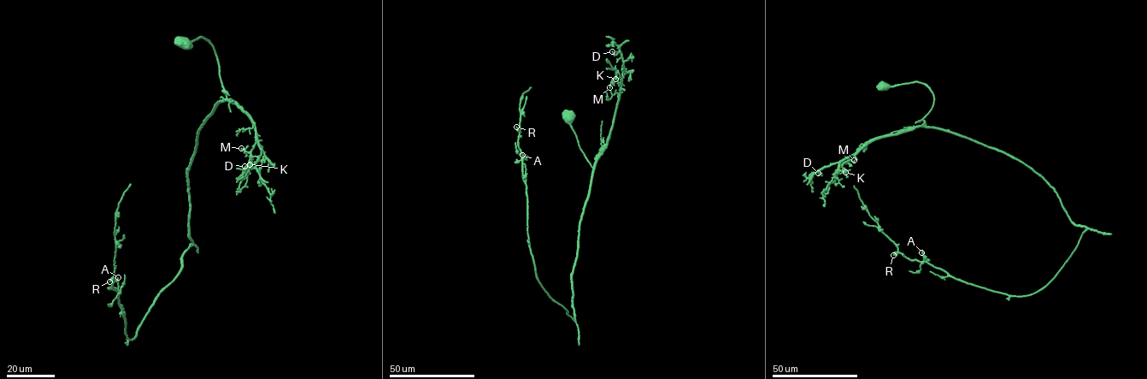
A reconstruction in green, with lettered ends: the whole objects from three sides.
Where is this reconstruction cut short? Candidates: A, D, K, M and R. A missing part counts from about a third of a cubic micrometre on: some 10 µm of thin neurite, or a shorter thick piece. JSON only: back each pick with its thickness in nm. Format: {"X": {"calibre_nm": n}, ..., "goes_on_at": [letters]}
{"A": {"calibre_nm": 200}, "goes_on_at": ["A"]}

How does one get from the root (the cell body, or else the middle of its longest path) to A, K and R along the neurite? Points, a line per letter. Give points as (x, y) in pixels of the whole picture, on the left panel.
A: (185, 42), (203, 38), (213, 46), (226, 98), (198, 128), (188, 170), (192, 244), (132, 340), (118, 277)
K: (185, 42), (203, 38), (210, 44), (226, 97), (252, 120), (256, 142), (250, 152), (252, 162), (249, 164)
R: (185, 42), (203, 38), (213, 46), (226, 96), (198, 128), (188, 170), (192, 244), (132, 340), (109, 281)

